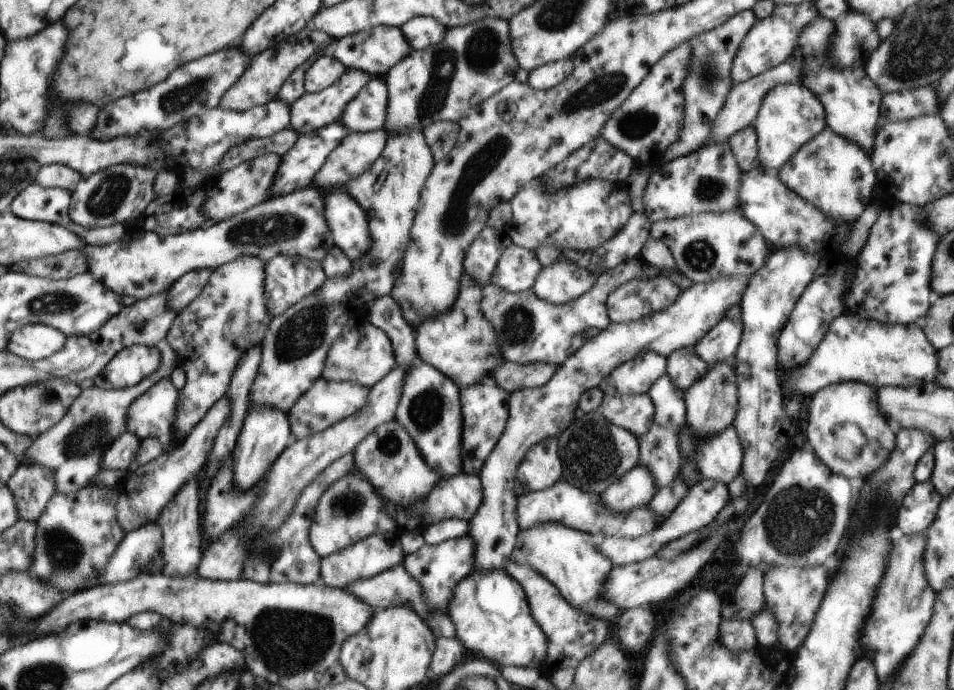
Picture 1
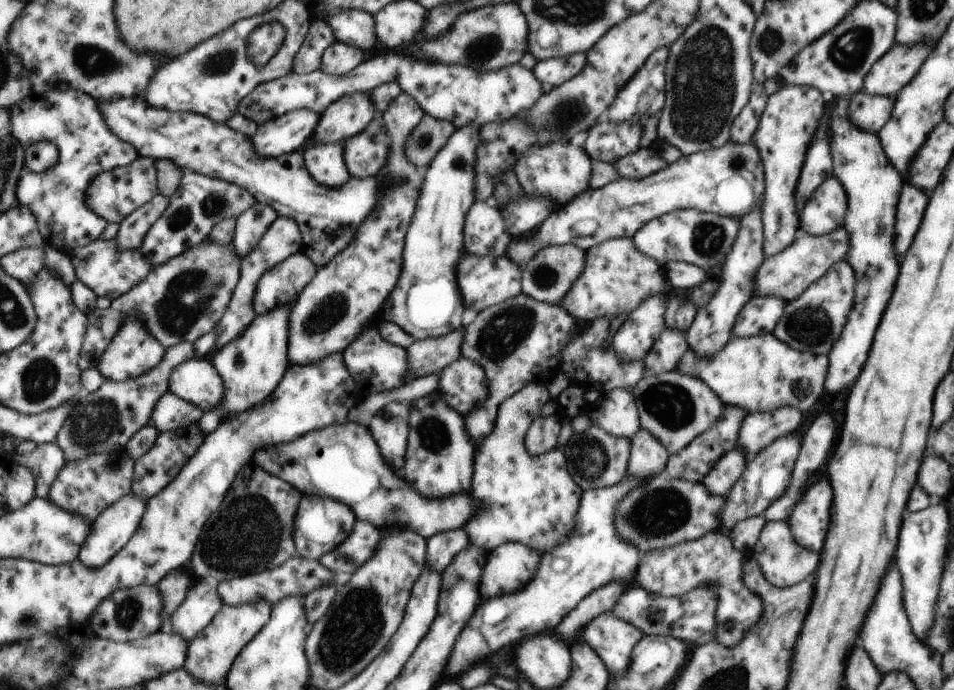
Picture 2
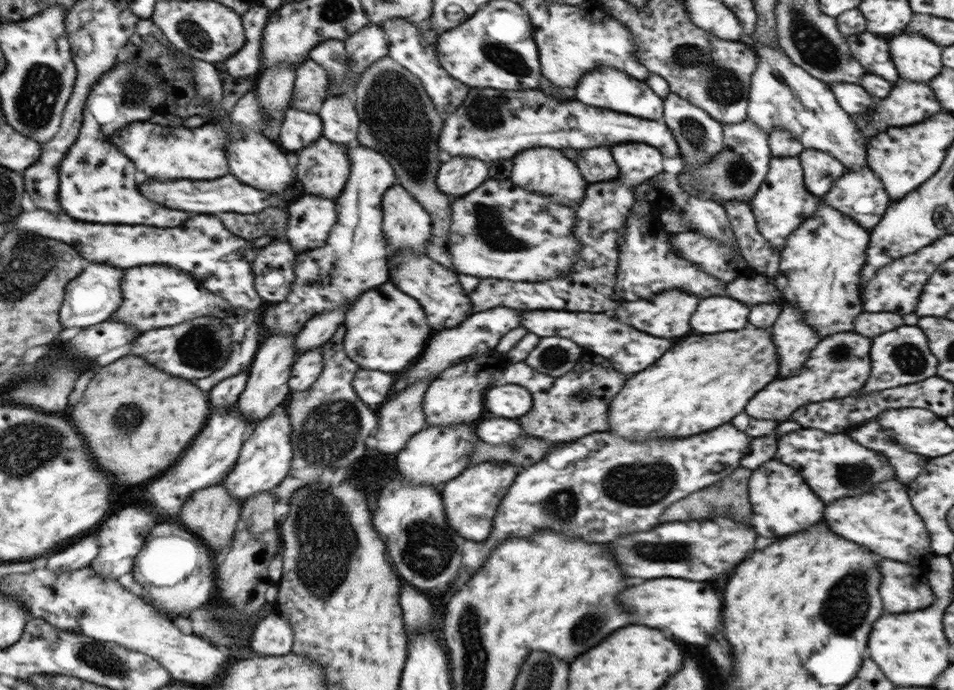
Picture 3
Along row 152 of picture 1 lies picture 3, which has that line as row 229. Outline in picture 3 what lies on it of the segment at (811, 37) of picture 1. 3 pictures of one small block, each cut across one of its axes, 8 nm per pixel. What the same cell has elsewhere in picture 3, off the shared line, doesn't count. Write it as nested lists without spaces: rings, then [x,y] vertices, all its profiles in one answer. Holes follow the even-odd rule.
[[[867,164],[857,169],[847,170],[846,174],[839,176],[830,192],[825,194],[821,201],[853,218],[860,226],[868,230],[874,228],[881,221],[881,218],[885,216],[886,209],[892,203],[889,194],[886,194],[883,182]]]

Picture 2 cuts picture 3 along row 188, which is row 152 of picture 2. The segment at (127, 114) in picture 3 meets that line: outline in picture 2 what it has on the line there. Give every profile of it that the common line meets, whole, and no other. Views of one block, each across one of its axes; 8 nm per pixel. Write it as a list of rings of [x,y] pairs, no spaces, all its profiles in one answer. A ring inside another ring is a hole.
[[[52,89],[44,98],[30,96],[30,100],[26,100],[26,104],[24,104],[24,112],[22,112],[22,104],[20,103],[8,110],[12,114],[9,132],[14,135],[18,142],[21,142],[22,146],[26,147],[40,141],[48,141],[54,142],[60,152],[60,159],[48,171],[35,173],[24,169],[16,187],[17,204],[28,207],[37,218],[37,230],[43,236],[46,249],[56,249],[66,252],[66,254],[72,254],[74,250],[78,250],[78,248],[94,242],[96,238],[100,238],[102,232],[106,230],[108,222],[106,222],[106,219],[102,220],[87,206],[85,190],[97,174],[136,162],[140,154],[135,146],[130,144],[129,141],[122,140],[109,127],[109,124],[104,122],[102,112],[98,110],[94,98],[90,98],[88,94],[78,92],[76,89]]]

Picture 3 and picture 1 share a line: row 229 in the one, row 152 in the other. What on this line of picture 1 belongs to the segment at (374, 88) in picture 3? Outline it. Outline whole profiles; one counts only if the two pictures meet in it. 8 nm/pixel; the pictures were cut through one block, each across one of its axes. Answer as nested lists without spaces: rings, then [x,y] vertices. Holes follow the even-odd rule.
[[[436,121],[423,128],[424,140],[430,147],[435,162],[445,159],[456,146],[459,135],[457,121]]]

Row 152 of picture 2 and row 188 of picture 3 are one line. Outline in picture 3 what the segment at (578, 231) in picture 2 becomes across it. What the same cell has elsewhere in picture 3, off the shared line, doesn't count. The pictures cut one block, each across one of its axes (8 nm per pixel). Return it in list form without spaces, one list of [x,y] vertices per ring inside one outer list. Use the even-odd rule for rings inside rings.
[[[747,118],[738,124],[723,125],[723,147],[706,164],[691,170],[693,186],[705,190],[718,204],[726,202],[748,202],[758,192],[762,181],[769,171],[773,154],[769,147],[769,134]]]

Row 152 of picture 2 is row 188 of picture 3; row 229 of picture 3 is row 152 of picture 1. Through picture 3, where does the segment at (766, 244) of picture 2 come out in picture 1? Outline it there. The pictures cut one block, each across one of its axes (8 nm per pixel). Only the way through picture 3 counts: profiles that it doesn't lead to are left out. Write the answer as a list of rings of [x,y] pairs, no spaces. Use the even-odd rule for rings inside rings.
[[[797,82],[776,84],[762,100],[762,106],[753,122],[757,134],[758,160],[762,169],[777,174],[798,152],[798,148],[814,140],[826,126],[824,107],[812,90]]]

